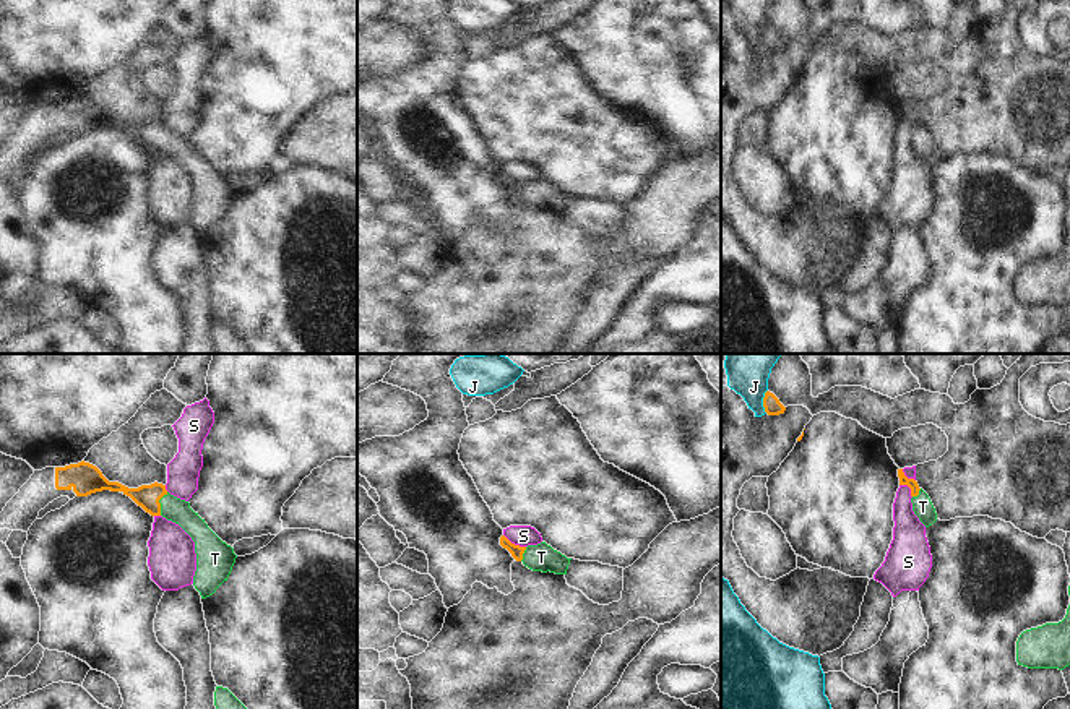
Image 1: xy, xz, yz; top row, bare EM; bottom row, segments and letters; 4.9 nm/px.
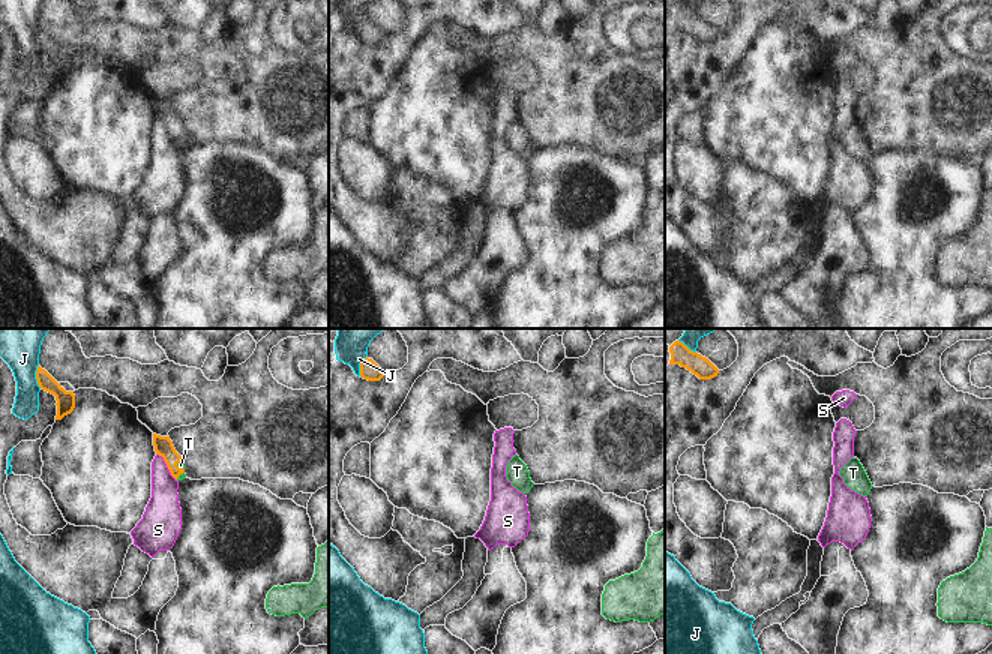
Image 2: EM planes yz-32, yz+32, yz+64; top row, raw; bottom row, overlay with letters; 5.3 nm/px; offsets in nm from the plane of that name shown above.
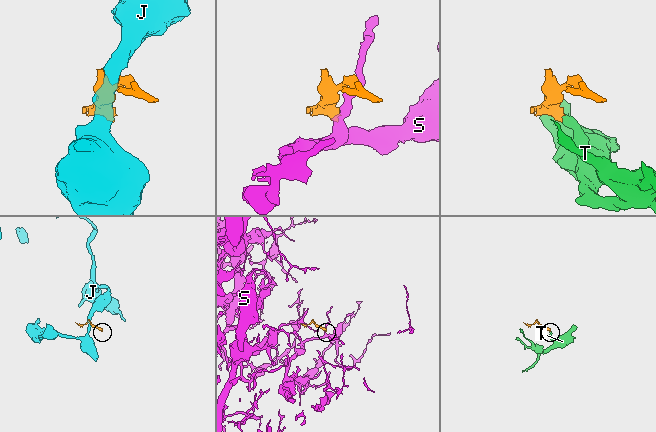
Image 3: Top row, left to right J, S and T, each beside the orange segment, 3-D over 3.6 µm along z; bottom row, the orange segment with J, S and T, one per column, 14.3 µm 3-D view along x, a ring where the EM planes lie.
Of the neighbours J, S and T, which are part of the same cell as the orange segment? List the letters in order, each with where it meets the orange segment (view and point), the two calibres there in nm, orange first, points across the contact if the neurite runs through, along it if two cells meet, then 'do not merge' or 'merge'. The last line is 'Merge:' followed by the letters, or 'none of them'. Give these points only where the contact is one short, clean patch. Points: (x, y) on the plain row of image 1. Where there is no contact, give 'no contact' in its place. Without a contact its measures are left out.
J: contact yz (763, 38); calibres 90 and 180 nm; do not merge
S: contact xz (513, 180); calibres 70 and 110 nm; border xz (504, 171), (512, 179), (525, 184); do not merge
T: contact xy (159, 140); calibres 120 and 120 nm; way xy (148, 133), (159, 140), (172, 145); merge
Merge: T

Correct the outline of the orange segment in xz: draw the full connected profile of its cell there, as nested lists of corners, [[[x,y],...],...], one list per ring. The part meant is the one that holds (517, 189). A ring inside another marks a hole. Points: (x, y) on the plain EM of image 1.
[[[505,172],[500,174],[500,182],[507,185],[516,198],[521,198],[533,208],[567,211],[572,195],[554,187],[546,178],[537,182],[520,183],[511,180]]]

